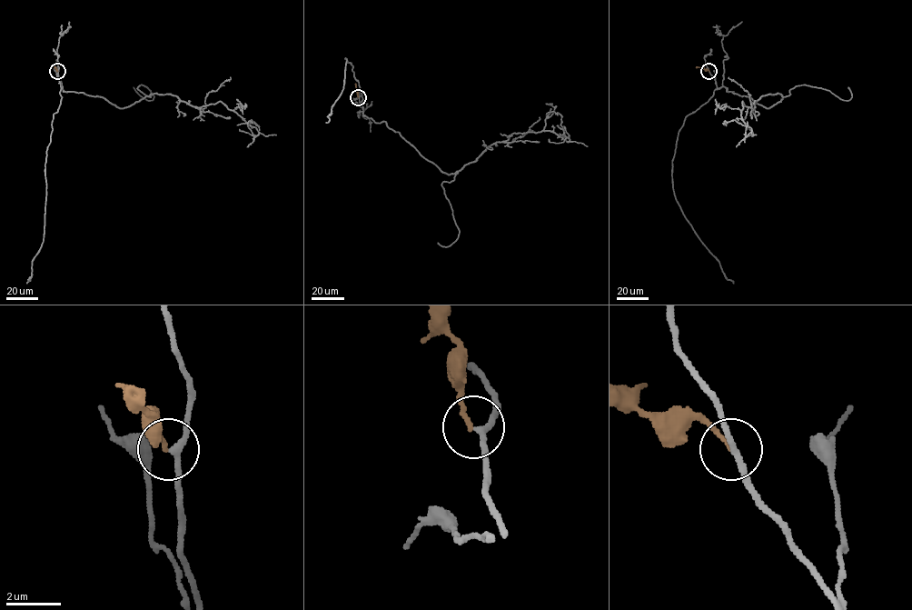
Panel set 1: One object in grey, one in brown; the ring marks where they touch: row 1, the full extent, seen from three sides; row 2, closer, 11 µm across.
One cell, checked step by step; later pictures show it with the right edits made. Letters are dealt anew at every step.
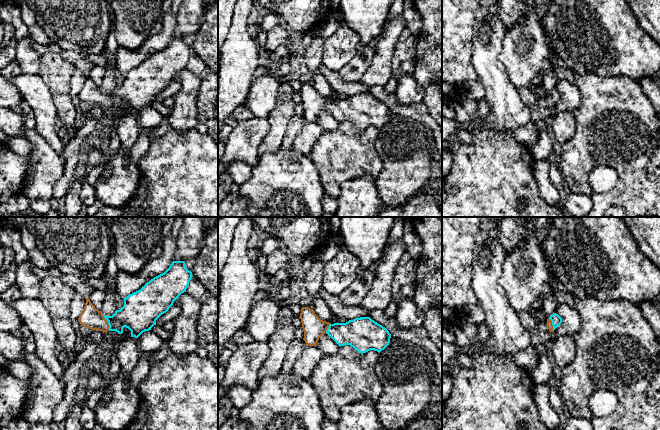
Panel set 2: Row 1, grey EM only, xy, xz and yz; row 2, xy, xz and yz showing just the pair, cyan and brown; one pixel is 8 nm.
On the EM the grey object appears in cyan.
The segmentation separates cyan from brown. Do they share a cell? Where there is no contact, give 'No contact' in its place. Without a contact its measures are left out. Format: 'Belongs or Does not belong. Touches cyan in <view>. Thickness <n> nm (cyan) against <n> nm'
Belongs. Touches cyan in xy. Thickness 280 nm (cyan) against 170 nm

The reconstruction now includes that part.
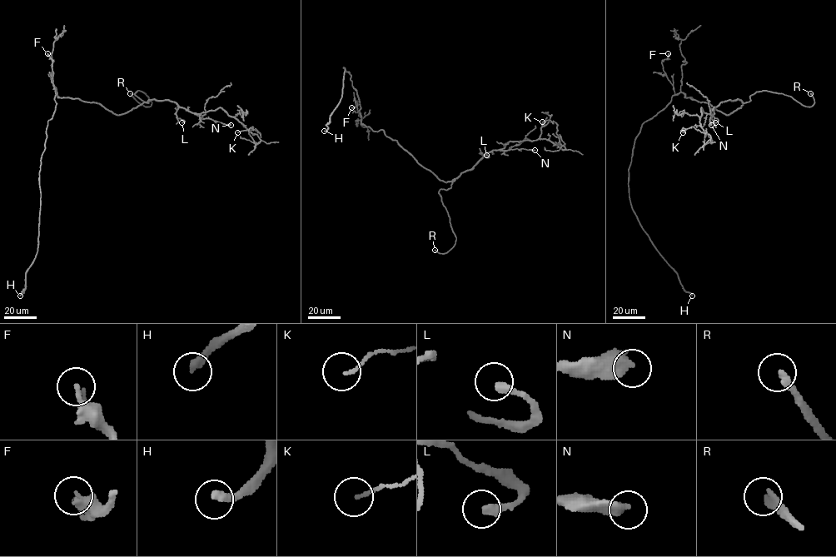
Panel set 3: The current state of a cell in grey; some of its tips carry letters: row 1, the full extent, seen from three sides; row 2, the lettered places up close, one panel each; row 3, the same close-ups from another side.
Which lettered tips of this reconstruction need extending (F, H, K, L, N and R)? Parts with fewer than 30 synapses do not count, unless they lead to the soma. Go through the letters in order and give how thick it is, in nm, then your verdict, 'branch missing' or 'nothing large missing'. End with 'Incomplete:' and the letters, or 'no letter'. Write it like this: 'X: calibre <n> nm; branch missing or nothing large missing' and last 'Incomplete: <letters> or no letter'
F: calibre 260 nm; nothing large missing
H: calibre 320 nm; branch missing
K: calibre 120 nm; nothing large missing
L: calibre 320 nm; nothing large missing
N: calibre 550 nm; nothing large missing
R: calibre 360 nm; branch missing
Incomplete: H, R

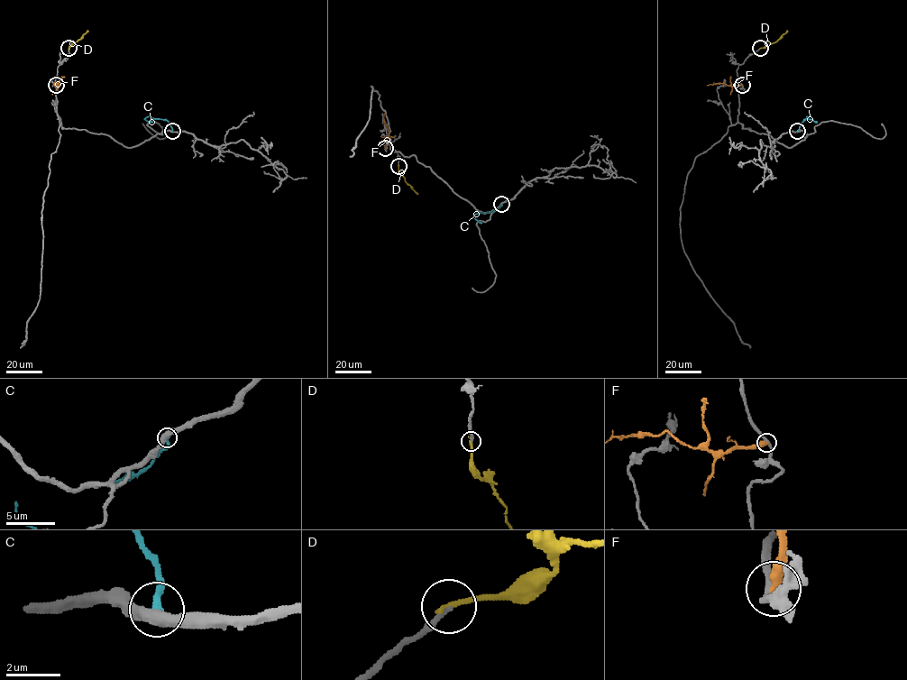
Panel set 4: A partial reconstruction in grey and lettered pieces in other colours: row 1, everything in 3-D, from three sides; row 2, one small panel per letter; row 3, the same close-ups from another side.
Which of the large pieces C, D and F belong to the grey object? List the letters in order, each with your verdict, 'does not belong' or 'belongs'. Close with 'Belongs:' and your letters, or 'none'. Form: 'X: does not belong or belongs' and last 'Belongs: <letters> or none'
C: does not belong
D: belongs
F: does not belong
Belongs: D

